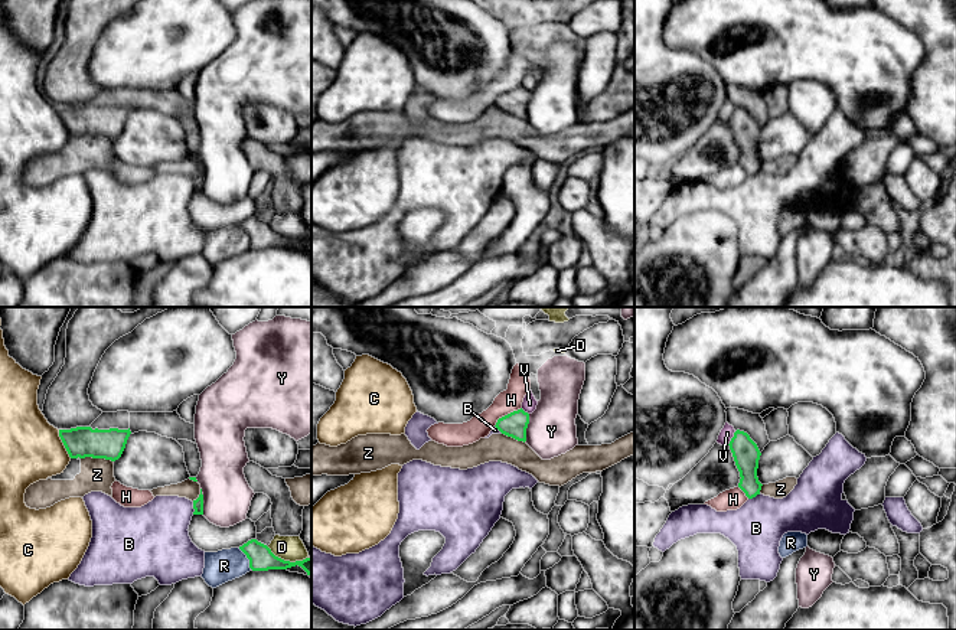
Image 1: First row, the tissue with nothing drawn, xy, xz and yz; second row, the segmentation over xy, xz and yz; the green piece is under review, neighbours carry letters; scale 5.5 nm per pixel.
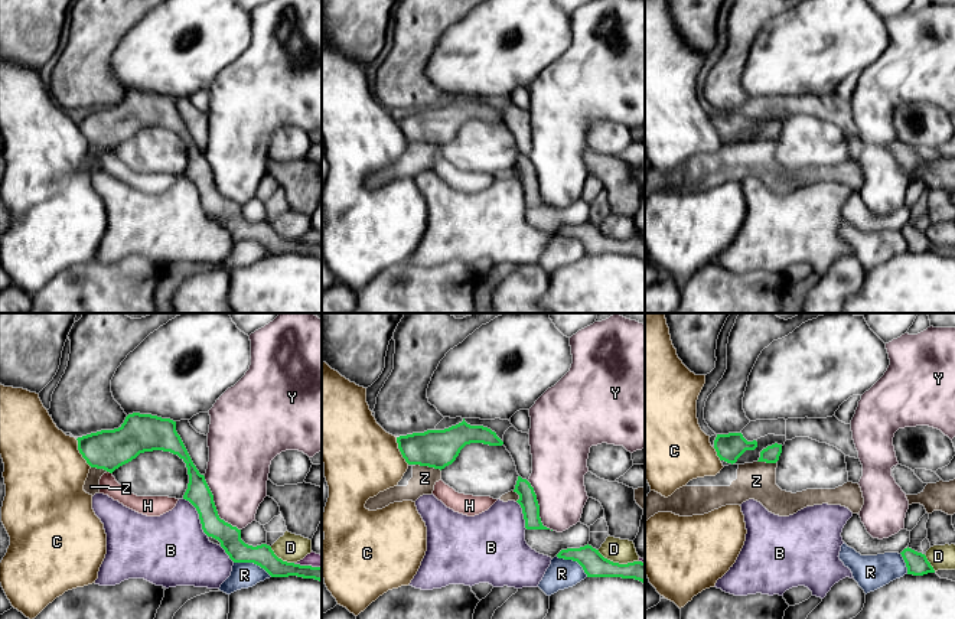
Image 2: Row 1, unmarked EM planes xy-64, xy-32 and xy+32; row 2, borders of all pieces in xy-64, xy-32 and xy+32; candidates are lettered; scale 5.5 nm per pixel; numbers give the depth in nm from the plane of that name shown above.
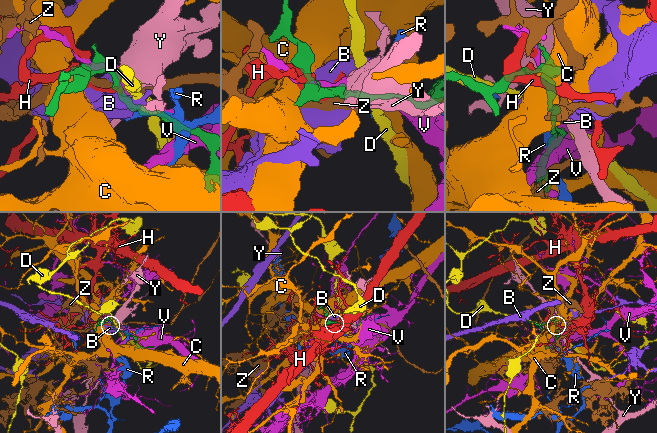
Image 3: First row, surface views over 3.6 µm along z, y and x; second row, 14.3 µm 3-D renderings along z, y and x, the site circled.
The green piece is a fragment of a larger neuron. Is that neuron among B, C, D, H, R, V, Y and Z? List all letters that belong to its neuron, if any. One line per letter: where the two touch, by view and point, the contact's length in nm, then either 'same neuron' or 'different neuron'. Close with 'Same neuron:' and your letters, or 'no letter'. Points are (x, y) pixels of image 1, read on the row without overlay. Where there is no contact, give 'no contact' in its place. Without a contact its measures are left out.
B: contact xy (193, 185); length 70 nm; different neuron
C: contact xy (64, 121); length 180 nm; different neuron
D: contact xy (289, 238); length 240 nm; different neuron
H: contact xz (508, 91); length 190 nm; different neuron
R: contact xy (247, 234); length 140 nm; different neuron
V: contact yz (731, 116); length 90 nm; different neuron
Y: contact xz (527, 104); length 150 nm; different neuron
Z: contact xy (97, 134); length 190 nm; same neuron
Same neuron: Z

